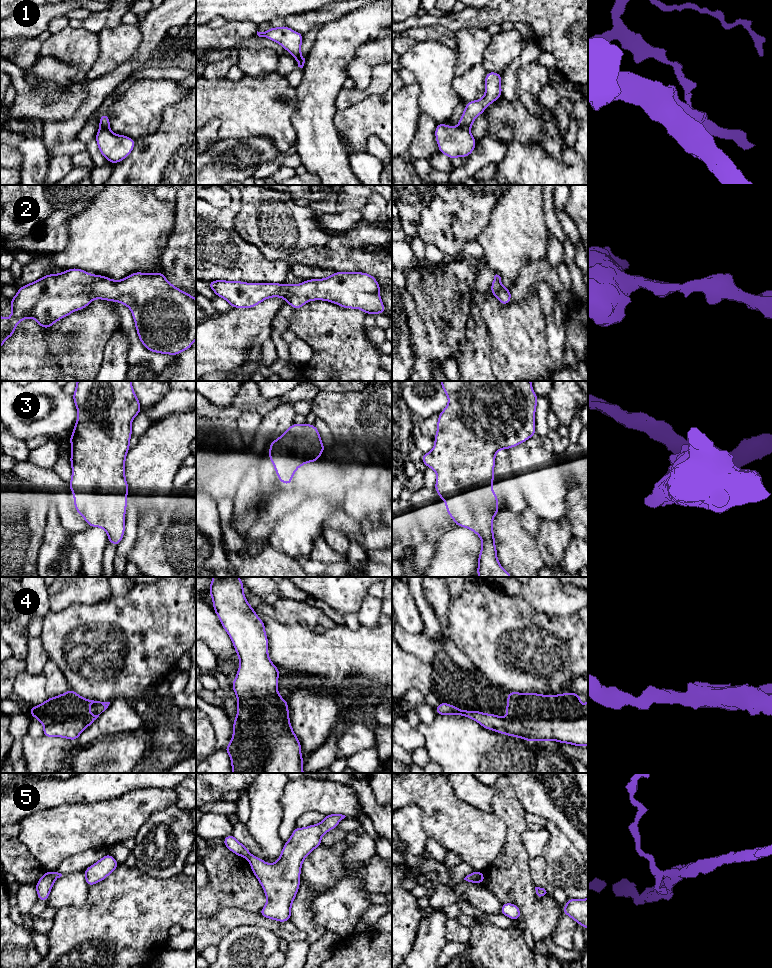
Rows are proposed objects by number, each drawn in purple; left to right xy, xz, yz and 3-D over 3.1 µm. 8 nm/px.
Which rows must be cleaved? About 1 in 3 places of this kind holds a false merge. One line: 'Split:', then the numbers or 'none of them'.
Split: 1, 5

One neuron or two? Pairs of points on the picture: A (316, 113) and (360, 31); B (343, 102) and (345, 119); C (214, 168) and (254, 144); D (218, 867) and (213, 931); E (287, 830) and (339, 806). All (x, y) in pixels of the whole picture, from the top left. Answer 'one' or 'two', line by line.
A: one
B: two
C: one
D: two
E: one

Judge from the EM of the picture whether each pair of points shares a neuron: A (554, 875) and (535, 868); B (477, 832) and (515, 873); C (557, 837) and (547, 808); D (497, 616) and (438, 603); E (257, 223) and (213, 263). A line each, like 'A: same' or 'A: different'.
A: different
B: different
C: different
D: different
E: different

